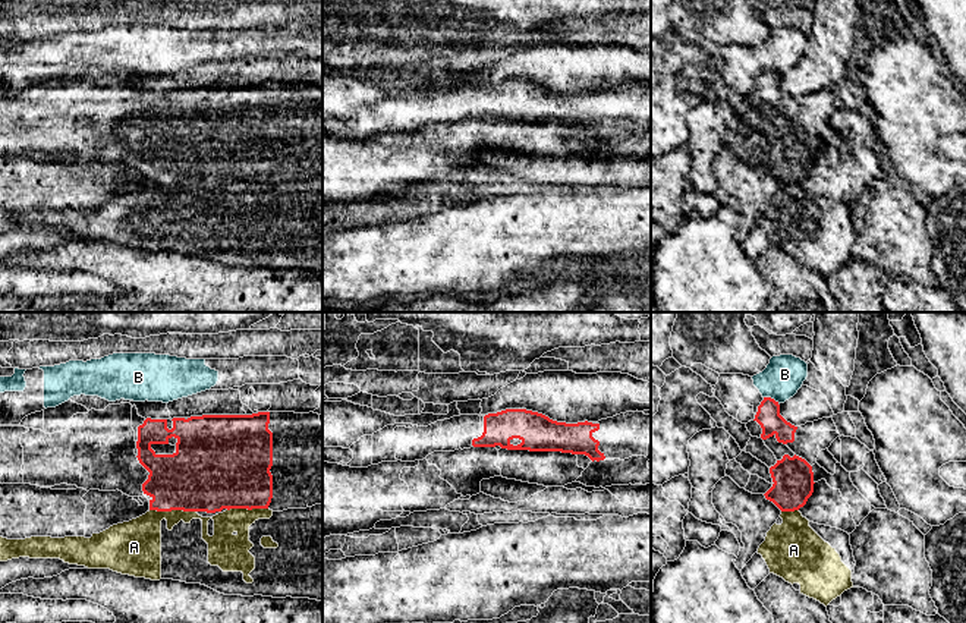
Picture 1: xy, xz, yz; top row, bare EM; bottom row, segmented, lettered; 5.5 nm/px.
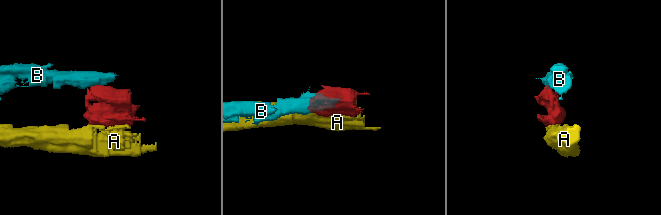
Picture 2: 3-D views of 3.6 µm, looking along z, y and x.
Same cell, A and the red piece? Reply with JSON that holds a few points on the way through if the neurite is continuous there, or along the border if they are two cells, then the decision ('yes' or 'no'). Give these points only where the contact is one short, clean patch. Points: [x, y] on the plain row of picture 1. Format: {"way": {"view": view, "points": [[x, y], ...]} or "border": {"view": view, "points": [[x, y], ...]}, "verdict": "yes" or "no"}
{"verdict": "no"}

